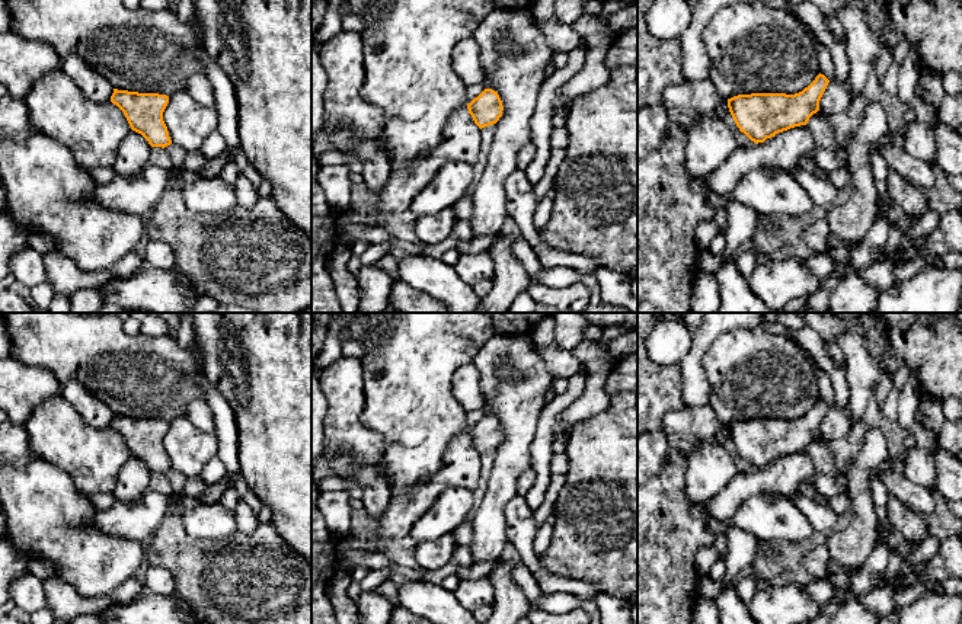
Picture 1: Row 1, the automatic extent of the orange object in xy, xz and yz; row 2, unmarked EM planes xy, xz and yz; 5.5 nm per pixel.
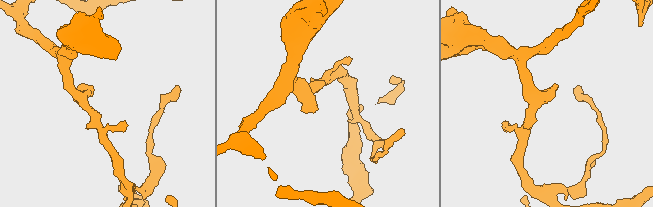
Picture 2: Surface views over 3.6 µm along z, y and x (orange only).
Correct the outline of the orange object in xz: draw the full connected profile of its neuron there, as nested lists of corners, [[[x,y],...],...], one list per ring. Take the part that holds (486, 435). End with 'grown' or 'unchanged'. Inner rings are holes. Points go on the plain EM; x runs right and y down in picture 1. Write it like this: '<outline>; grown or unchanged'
[[[485,415],[477,423],[467,429],[467,435],[474,449],[482,455],[499,447],[504,432],[498,417]]]; unchanged

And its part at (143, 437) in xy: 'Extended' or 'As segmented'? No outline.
As segmented

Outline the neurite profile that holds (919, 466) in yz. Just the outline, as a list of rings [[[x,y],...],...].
[[[918,438],[915,445],[908,449],[904,460],[904,476],[907,476],[914,484],[933,489],[936,465],[929,444]]]

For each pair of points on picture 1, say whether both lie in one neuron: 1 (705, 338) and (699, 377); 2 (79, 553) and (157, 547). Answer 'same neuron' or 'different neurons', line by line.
1: same neuron
2: different neurons

